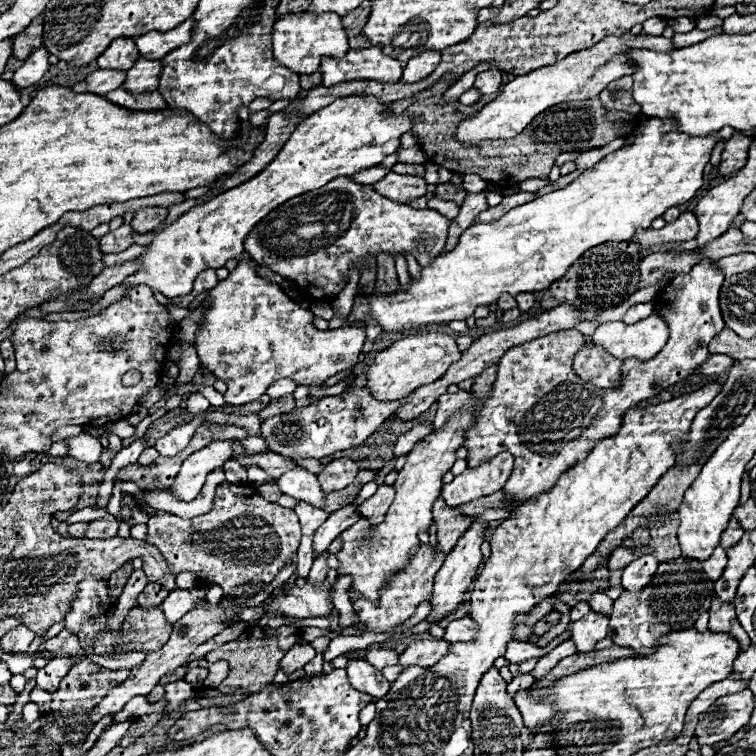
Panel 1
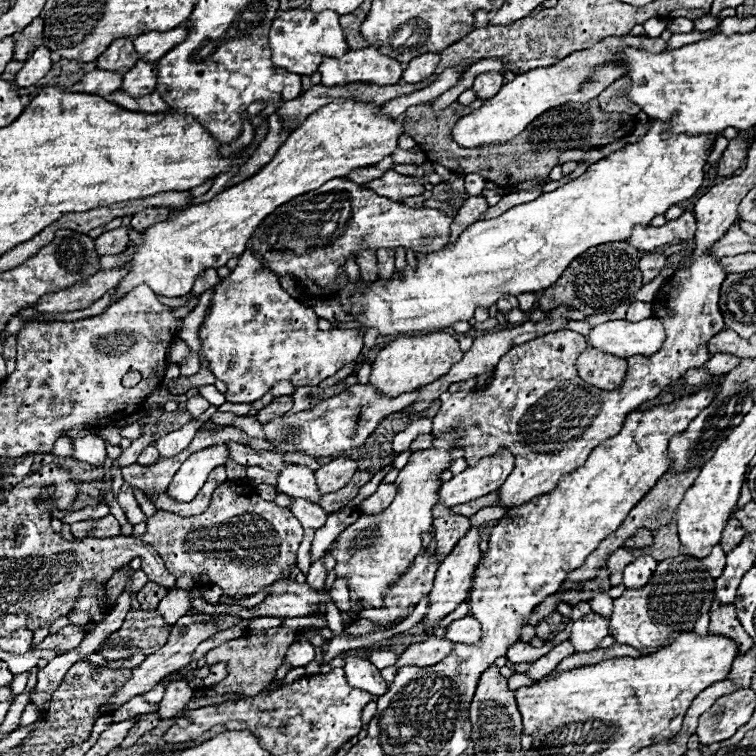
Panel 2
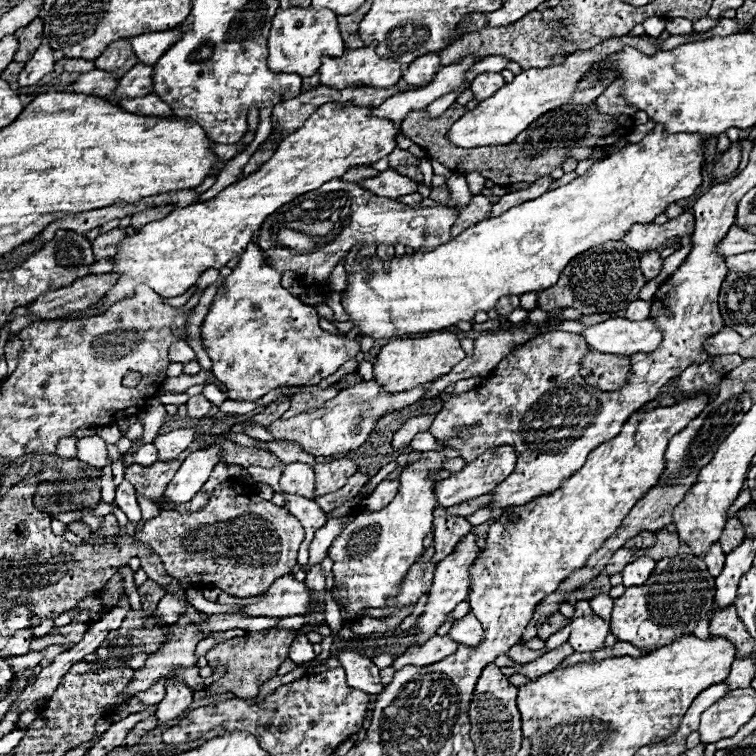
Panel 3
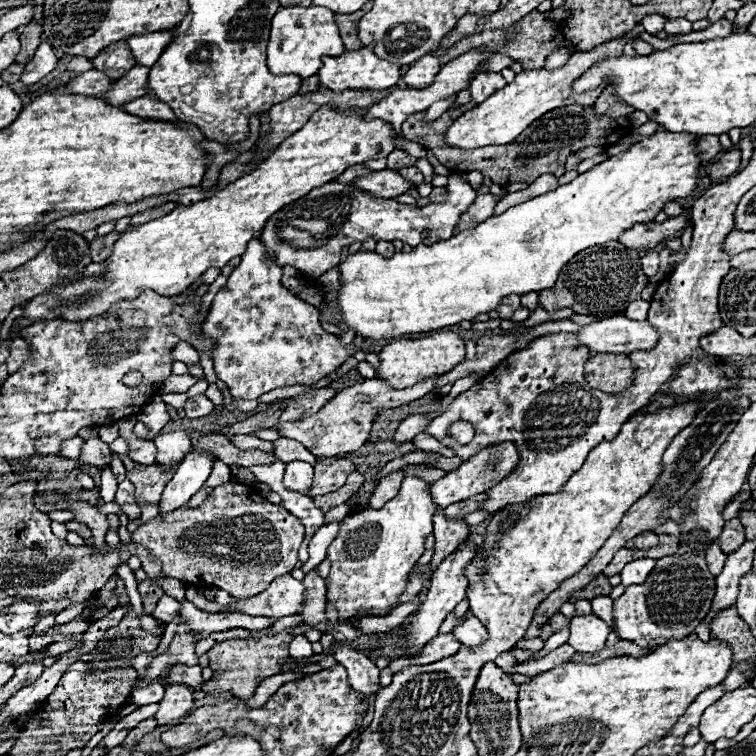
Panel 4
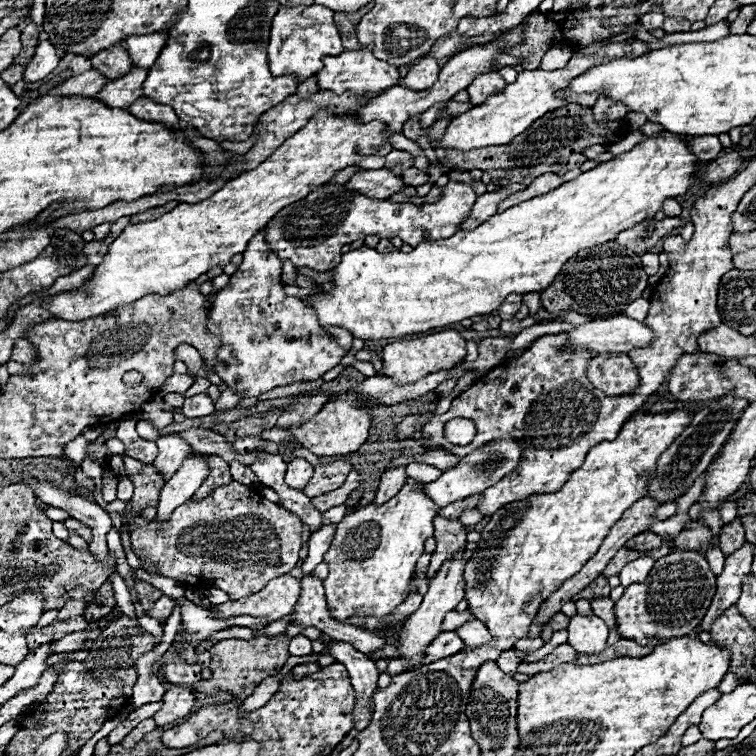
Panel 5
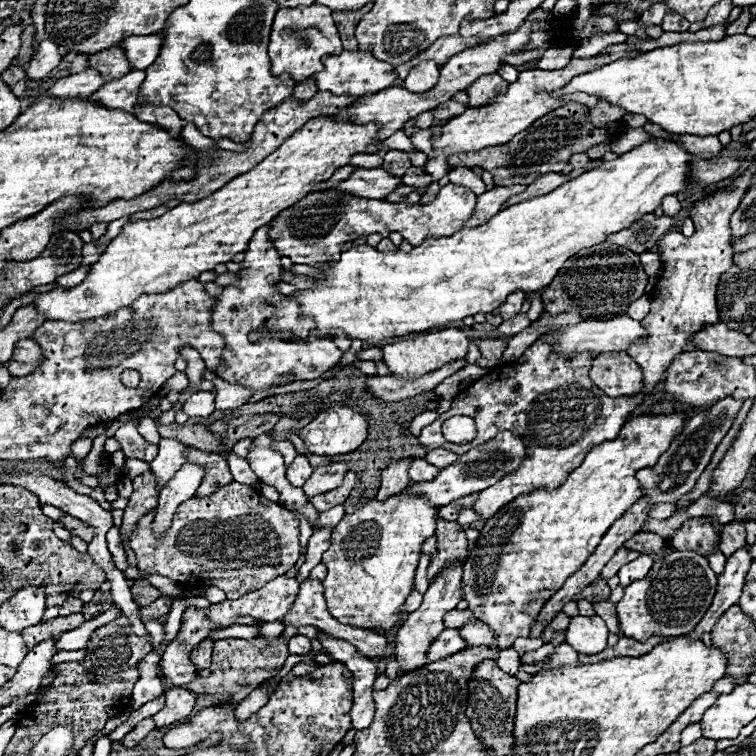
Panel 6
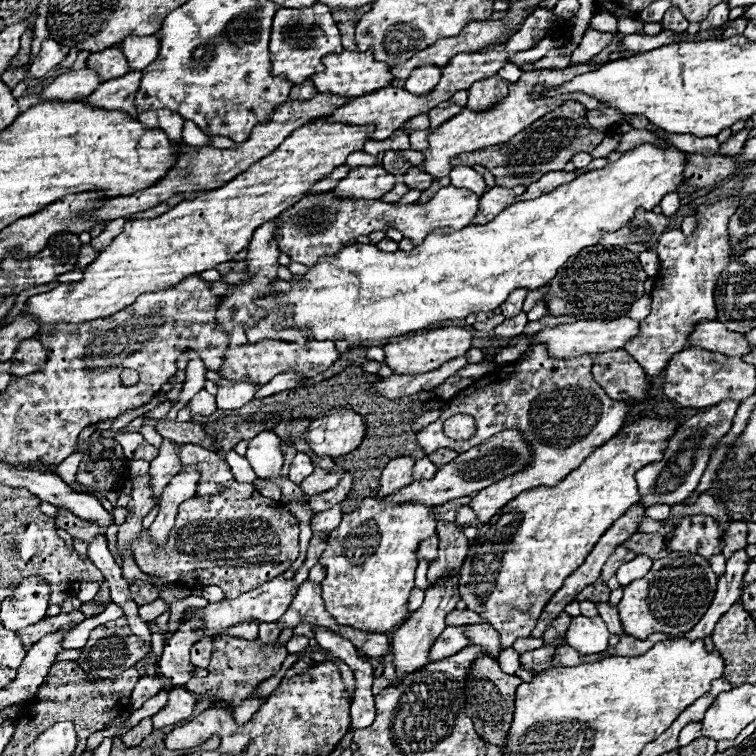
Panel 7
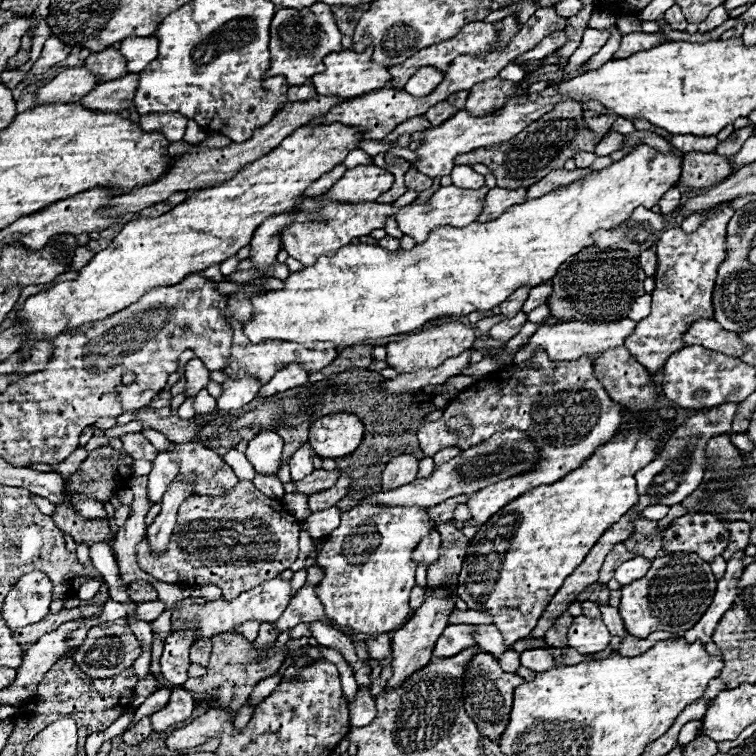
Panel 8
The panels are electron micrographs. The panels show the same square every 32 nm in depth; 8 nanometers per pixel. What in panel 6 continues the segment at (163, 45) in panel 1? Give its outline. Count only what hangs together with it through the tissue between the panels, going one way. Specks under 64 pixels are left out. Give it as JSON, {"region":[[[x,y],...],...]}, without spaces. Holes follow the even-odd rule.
{"region":[[[162,34],[148,36],[128,36],[124,40],[124,50],[130,60],[130,66],[136,70],[148,68],[158,58],[158,48],[162,44]]]}

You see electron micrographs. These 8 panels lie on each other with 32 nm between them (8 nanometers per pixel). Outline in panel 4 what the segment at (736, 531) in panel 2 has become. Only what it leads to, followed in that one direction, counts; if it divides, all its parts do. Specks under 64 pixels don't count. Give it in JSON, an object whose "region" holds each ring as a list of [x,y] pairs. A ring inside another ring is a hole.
{"region":[[[738,518],[728,520],[726,526],[724,526],[724,530],[722,530],[722,534],[720,534],[720,538],[718,538],[724,554],[734,552],[738,546],[744,544],[744,540],[746,540],[746,538],[744,538],[744,526],[740,524]]]}

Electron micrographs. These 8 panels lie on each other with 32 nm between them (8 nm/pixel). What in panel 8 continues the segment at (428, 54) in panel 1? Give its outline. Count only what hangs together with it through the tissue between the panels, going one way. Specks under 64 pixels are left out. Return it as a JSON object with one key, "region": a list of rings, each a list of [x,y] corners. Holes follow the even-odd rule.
{"region":[[[420,68],[418,72],[414,72],[414,76],[406,82],[404,90],[410,92],[412,96],[428,96],[438,82],[442,82],[442,72],[438,72],[436,68]]]}

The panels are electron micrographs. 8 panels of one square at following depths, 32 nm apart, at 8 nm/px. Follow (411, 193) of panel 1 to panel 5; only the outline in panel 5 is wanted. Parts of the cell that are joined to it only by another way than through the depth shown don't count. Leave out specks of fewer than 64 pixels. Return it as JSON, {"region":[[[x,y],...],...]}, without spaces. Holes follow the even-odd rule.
{"region":[[[382,168],[382,170],[366,170],[356,174],[348,184],[344,184],[346,188],[360,192],[364,196],[372,196],[372,198],[390,198],[398,192],[402,192],[408,184],[404,184],[402,176],[392,174],[390,170]]]}

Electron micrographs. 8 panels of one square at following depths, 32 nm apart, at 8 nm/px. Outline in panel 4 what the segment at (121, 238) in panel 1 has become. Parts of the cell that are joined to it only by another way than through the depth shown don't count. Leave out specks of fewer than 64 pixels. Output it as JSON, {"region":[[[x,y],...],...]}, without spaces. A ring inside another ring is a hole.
{"region":[[[110,232],[106,236],[100,236],[96,240],[90,242],[90,254],[92,254],[92,262],[102,262],[106,260],[106,256],[110,256],[110,248],[114,246],[114,240],[118,240],[122,232]]]}

